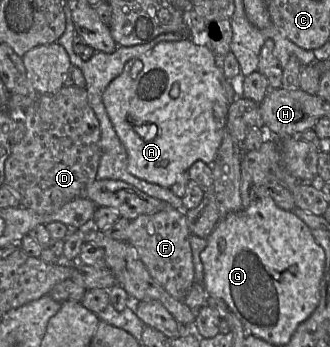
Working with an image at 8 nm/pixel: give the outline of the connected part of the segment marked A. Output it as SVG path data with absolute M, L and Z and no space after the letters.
M189 36L183 37L178 41L159 42L149 52L129 60L125 64L122 73L114 78L104 90L103 103L113 128L126 150L128 172L141 180L159 185L163 188L170 188L174 185L178 176L187 172L196 161L203 161L207 164L212 163L222 144L228 111L227 97L225 96L225 78L222 70L216 66L214 55L210 49L205 45L194 43Z

